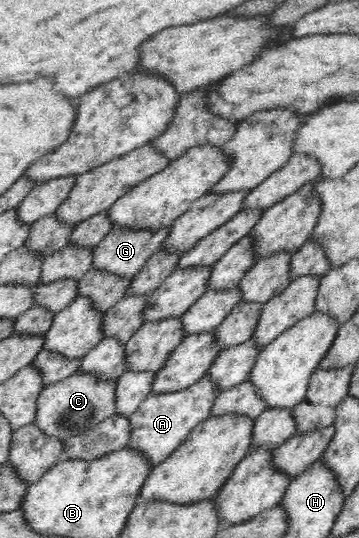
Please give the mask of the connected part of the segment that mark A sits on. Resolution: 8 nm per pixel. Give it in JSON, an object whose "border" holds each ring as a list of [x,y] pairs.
{"border":[[[205,375],[193,385],[164,394],[149,394],[129,416],[131,437],[129,447],[141,451],[153,464],[165,461],[190,435],[192,429],[211,416],[211,407],[219,397],[221,386]]]}

